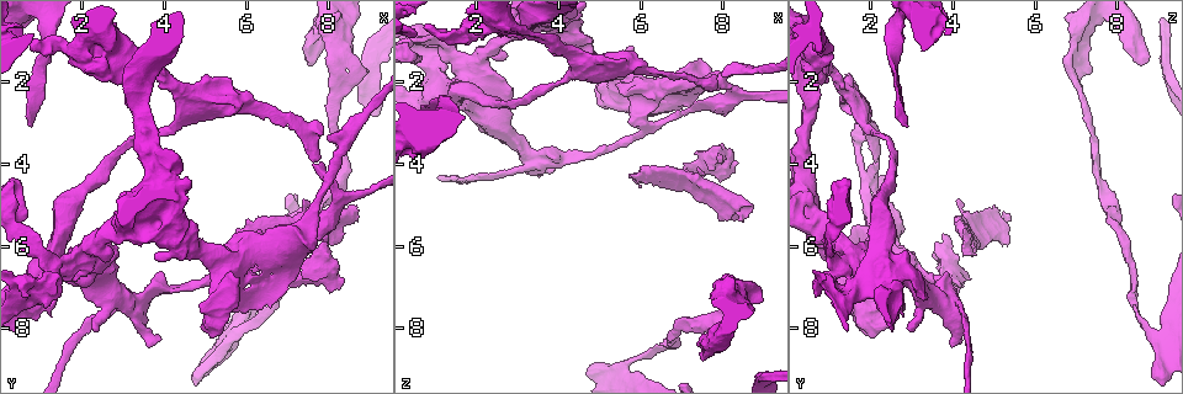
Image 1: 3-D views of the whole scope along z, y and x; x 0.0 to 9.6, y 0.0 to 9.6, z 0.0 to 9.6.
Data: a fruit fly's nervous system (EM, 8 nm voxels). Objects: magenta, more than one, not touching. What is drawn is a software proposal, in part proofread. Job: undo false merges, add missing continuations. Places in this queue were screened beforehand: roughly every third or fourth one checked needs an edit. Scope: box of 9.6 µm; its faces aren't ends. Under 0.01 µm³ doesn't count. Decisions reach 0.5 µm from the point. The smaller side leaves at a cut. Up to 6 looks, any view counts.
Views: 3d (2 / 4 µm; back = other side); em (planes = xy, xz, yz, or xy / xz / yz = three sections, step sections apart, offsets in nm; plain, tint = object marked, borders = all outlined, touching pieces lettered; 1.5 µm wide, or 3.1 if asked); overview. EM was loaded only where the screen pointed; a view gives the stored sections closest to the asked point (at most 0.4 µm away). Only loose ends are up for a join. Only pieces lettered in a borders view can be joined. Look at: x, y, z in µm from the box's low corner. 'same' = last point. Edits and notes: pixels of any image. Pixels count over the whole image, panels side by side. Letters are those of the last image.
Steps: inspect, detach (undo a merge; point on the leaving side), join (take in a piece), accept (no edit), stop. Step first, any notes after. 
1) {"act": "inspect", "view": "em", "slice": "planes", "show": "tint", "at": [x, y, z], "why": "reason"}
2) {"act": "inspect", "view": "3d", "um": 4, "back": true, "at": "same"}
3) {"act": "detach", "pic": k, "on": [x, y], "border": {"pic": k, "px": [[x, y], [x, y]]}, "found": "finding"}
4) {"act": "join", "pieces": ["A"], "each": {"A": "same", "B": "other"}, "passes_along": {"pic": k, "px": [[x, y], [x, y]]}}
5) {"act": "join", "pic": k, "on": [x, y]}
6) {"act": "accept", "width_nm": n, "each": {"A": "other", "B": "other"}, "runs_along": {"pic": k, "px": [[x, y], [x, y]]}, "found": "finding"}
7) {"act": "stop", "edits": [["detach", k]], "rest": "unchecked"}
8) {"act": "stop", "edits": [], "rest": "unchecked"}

{"act": "inspect", "view": "3d", "um": 2, "at": [7.55, 1.50, 8.70], "why": "free end"}

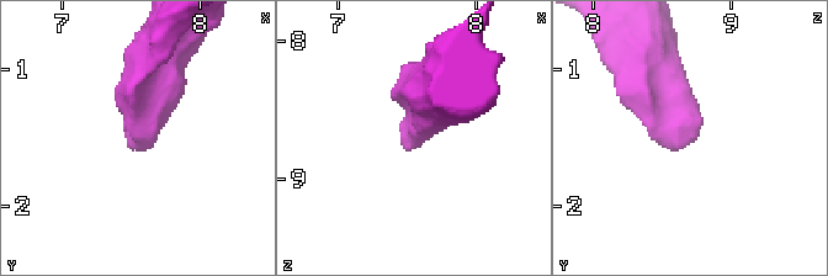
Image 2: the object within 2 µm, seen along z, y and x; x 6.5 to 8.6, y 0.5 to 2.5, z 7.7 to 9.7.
{"act": "inspect", "view": "em", "slice": "yz", "step": 4, "show": "plain", "at": [7.52, 1.56, 8.68]}

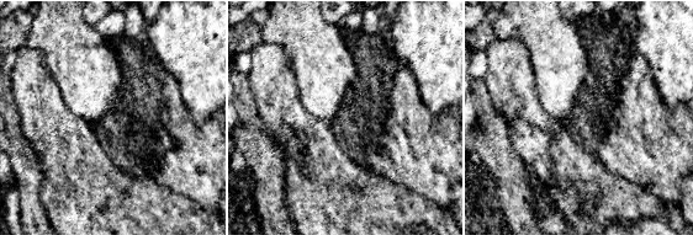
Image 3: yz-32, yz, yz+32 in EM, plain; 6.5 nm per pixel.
{"act": "inspect", "view": "em", "slice": "yz", "step": 4, "show": "borders", "at": "same", "why": "see the neighbours"}

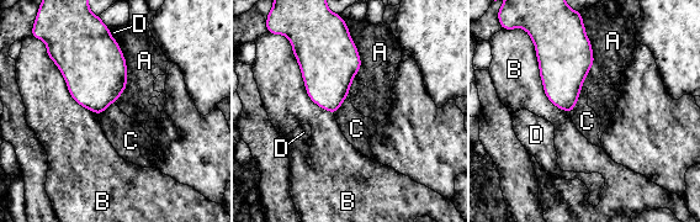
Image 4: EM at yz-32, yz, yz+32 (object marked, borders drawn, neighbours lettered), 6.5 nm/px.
{"act": "accept", "each": {"A": "other", "B": "other", "C": "other", "D": "other"}, "border": {"pic": 4, "px": [[583, 88], [571, 112]]}, "found": "no lettered piece goes on from it"}

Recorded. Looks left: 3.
{"act": "inspect", "view": "3d", "um": 4, "back": true, "at": [7.30, 6.00, 4.80], "why": "an open end"}

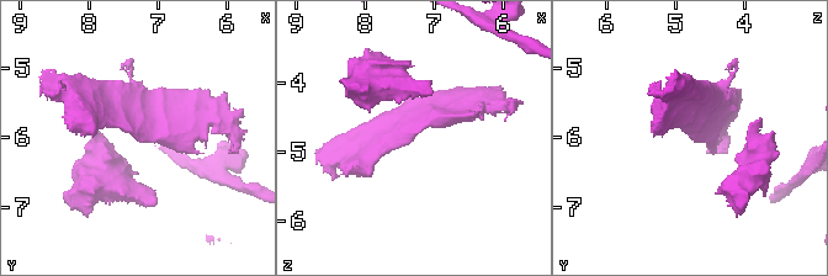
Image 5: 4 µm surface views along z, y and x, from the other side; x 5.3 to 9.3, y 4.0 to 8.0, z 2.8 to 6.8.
{"act": "inspect", "view": "em", "slice": "planes", "show": "plain", "at": [7.25, 6.05, 4.80]}

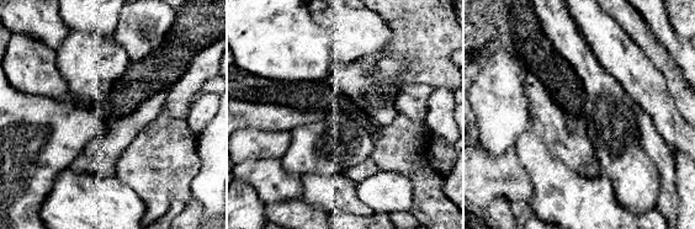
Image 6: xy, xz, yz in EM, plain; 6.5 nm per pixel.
{"act": "inspect", "view": "em", "slice": "planes", "show": "borders", "at": "same"}

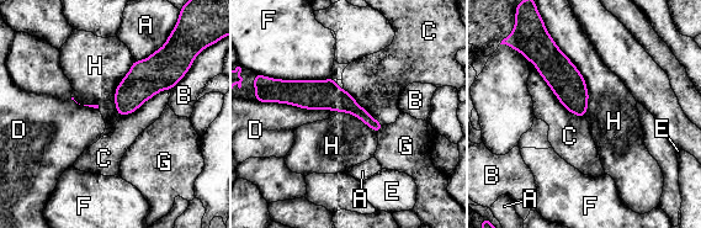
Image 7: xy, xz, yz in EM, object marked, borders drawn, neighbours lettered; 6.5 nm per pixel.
{"act": "accept", "each": {"A": "other", "B": "other", "C": "other", "D": "other", "E": "other", "F": "other", "G": "other", "H": "other"}, "runs_along": {"pic": 7, "px": [[308, 105], [346, 102], [378, 126]]}, "found": "none of them fits"}

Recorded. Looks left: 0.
{"act": "stop", "edits": [], "rest": "unchecked"}

